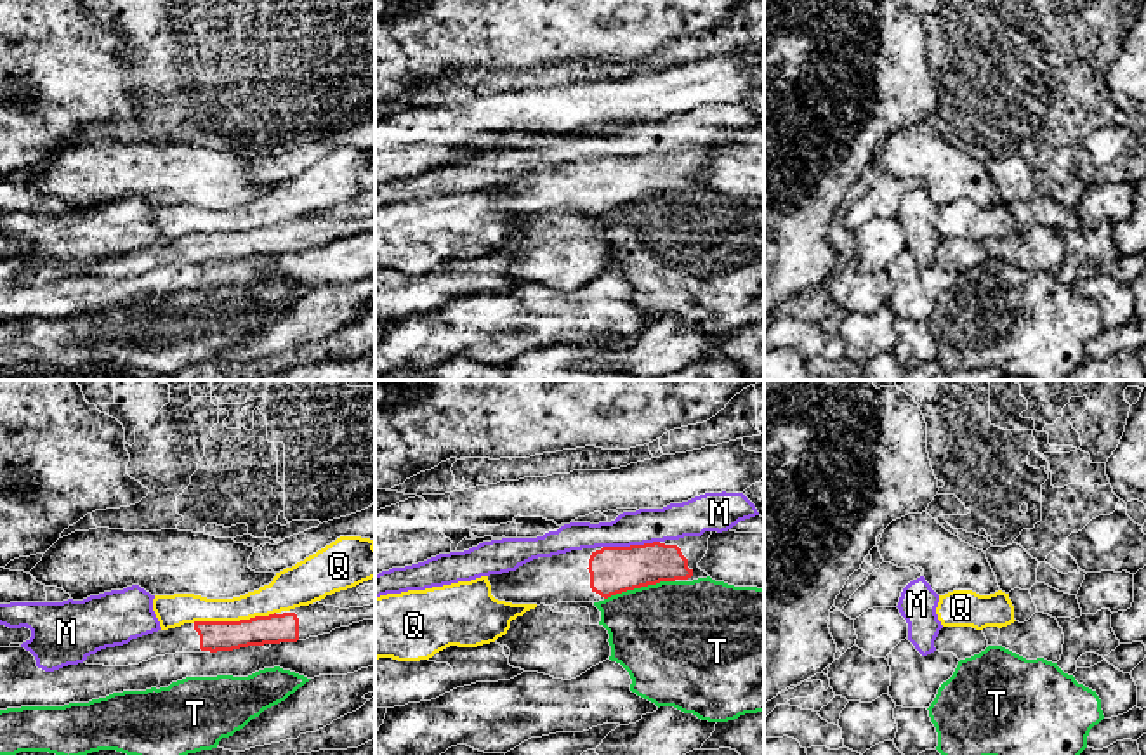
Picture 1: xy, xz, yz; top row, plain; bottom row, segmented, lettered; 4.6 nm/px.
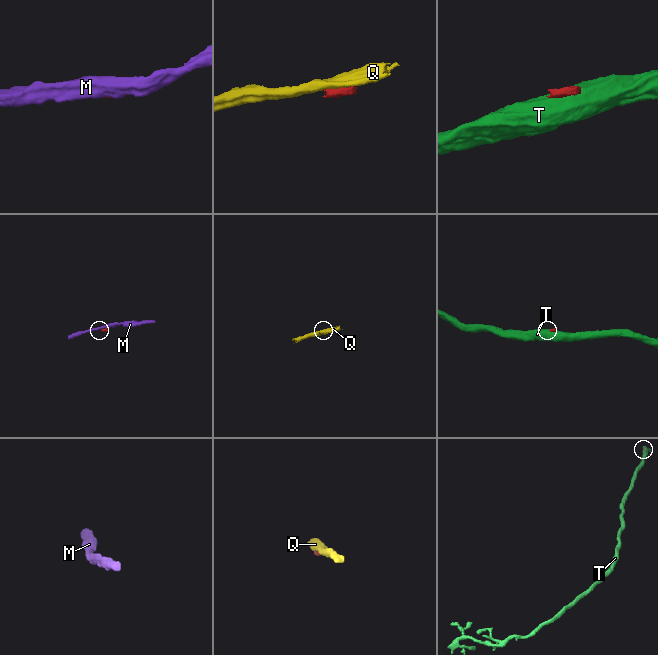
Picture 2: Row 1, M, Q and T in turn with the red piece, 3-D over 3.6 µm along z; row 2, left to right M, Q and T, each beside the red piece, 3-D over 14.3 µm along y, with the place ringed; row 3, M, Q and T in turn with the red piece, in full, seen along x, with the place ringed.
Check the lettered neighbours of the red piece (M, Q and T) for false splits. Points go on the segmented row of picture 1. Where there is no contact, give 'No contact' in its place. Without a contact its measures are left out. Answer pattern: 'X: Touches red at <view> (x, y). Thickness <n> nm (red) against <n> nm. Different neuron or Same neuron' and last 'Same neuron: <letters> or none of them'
M: Touches red at xz (631, 545). Thickness 220 nm (red) against 160 nm. Different neuron
Q: Touches red at xy (233, 622). Thickness 140 nm (red) against 150 nm. Different neuron
T: Touches red at xz (639, 587). Thickness 220 nm (red) against 480 nm. Different neuron
Same neuron: none of them

